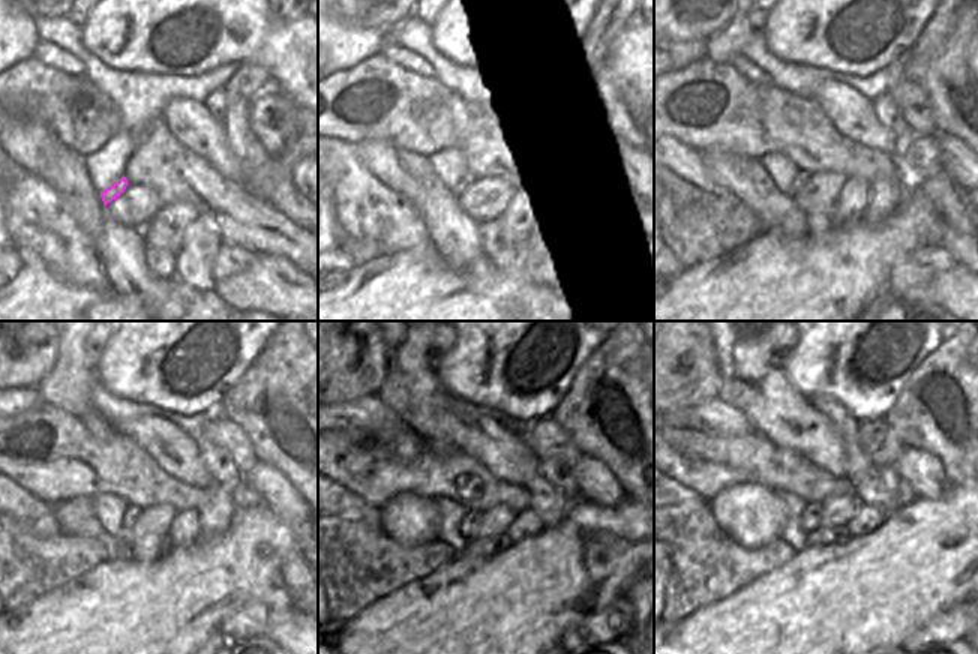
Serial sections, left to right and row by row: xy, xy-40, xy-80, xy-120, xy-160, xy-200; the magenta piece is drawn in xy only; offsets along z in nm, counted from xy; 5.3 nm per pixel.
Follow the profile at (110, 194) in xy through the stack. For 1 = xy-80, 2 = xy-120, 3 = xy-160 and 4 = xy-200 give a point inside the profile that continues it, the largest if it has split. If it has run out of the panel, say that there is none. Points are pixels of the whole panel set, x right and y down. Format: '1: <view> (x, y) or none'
1: xy-80 (803, 177)
2: xy-120 (132, 512)
3: xy-160 (471, 519)
4: xy-200 (810, 518)

